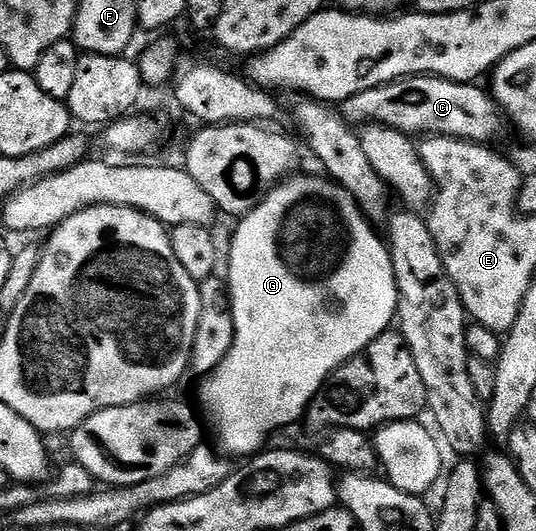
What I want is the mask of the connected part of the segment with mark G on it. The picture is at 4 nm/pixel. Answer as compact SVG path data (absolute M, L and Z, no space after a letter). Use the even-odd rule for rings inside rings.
M292 174L284 179L279 186L272 187L267 192L267 196L249 214L238 220L239 228L236 229L235 236L231 239L231 260L228 263L226 260L225 263L225 271L227 267L225 282L229 288L230 312L235 322L235 340L227 356L219 362L219 371L223 373L227 371L227 380L224 383L217 384L215 391L211 391L207 381L200 382L203 384L199 387L199 403L203 406L204 411L202 411L202 414L205 419L205 414L207 414L207 419L211 422L212 429L215 430L215 439L219 442L220 448L218 447L218 450L227 457L234 456L235 447L242 445L243 438L256 438L256 444L251 443L247 447L248 456L254 457L260 454L261 449L268 446L266 437L259 435L259 431L265 430L266 427L272 427L273 430L279 431L282 427L297 422L298 419L300 422L306 416L307 408L310 407L311 402L316 395L322 392L325 384L334 376L335 372L343 364L348 363L353 356L364 351L374 339L388 330L397 319L399 290L395 284L395 267L391 263L388 244L384 242L381 235L379 237L378 233L375 232L378 230L373 226L371 220L363 214L363 210L357 205L355 198L342 185L330 177L324 177L322 174L319 174L320 176L299 174ZM235 387L237 390L243 391L243 395L237 396L236 399Z

